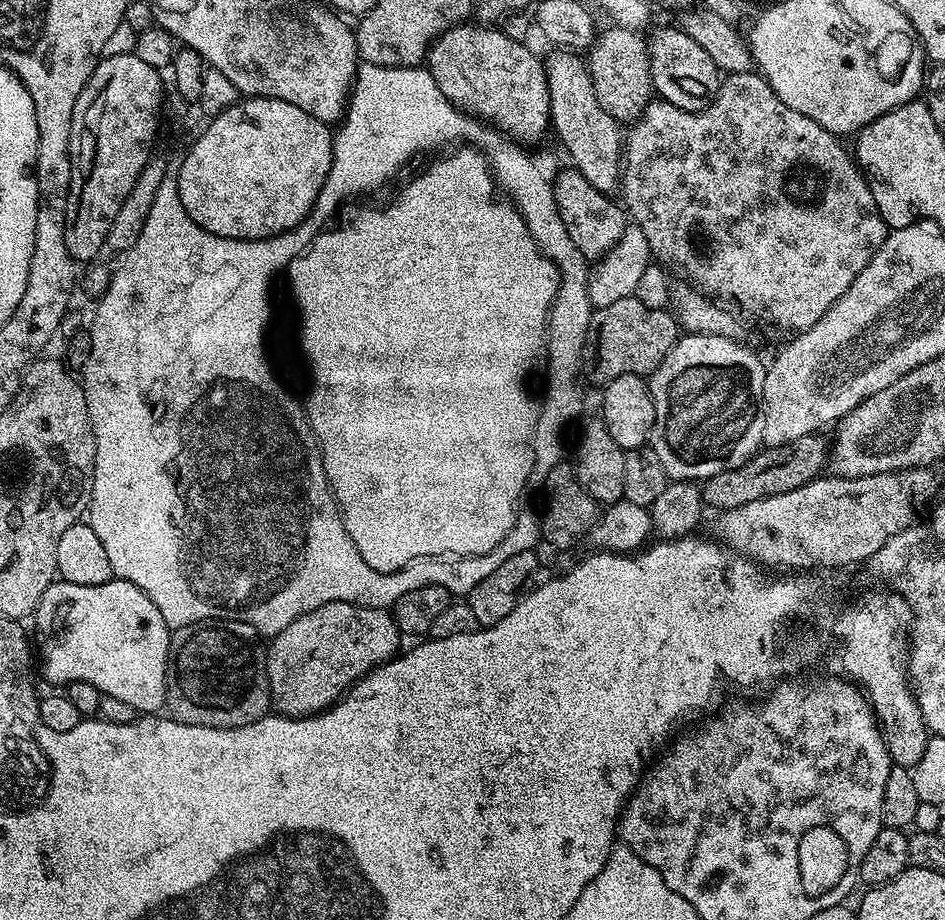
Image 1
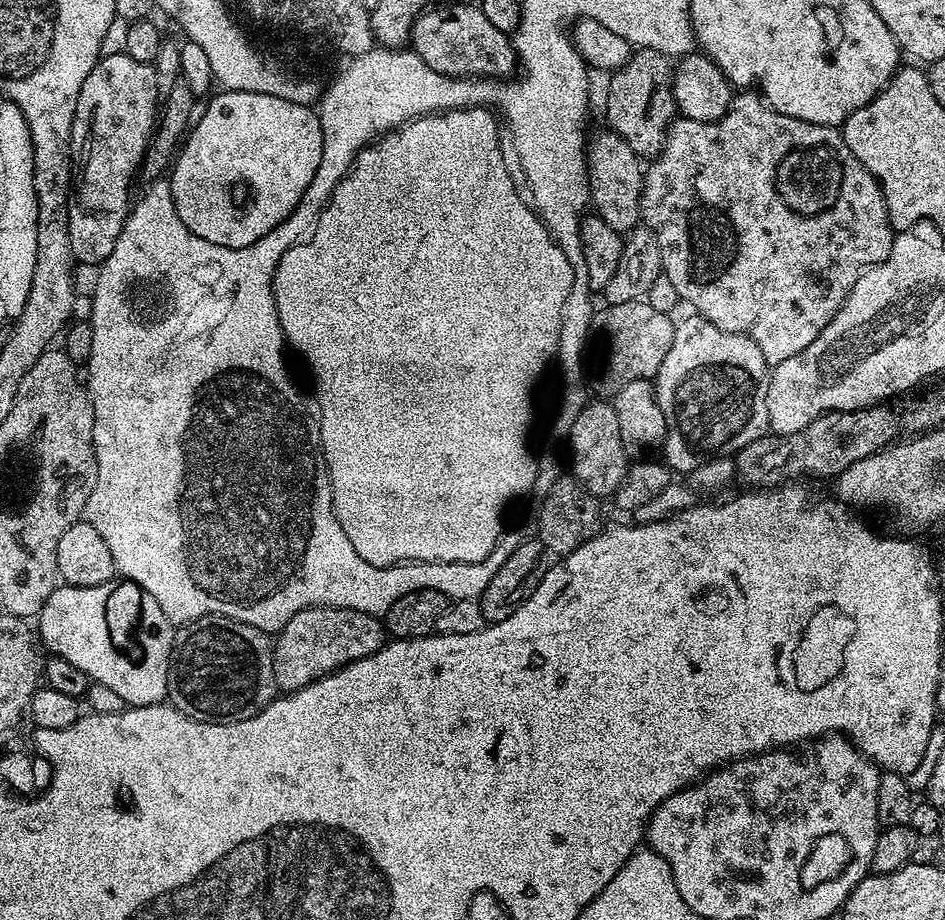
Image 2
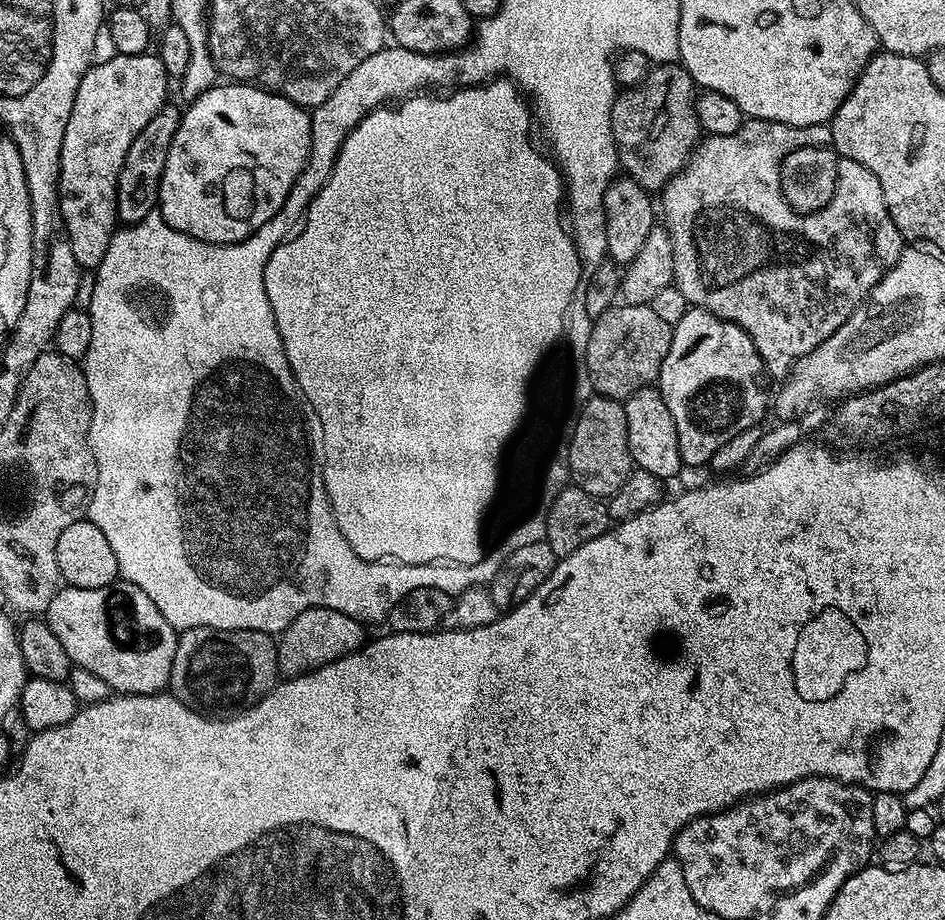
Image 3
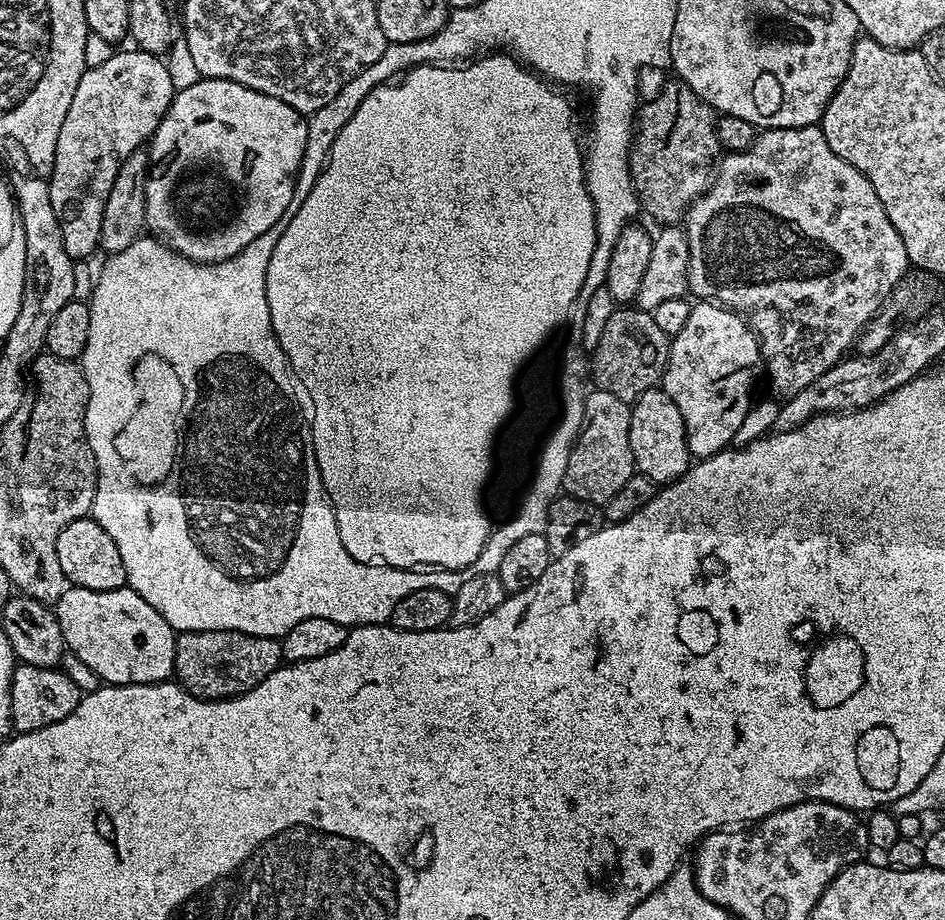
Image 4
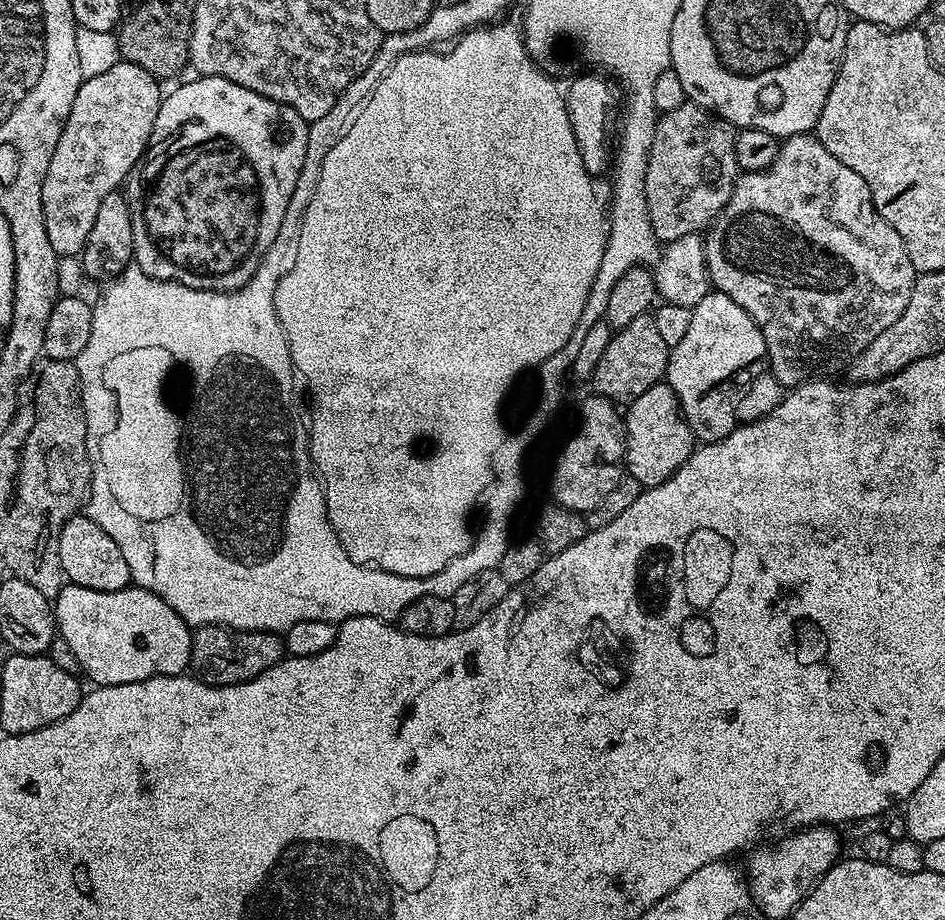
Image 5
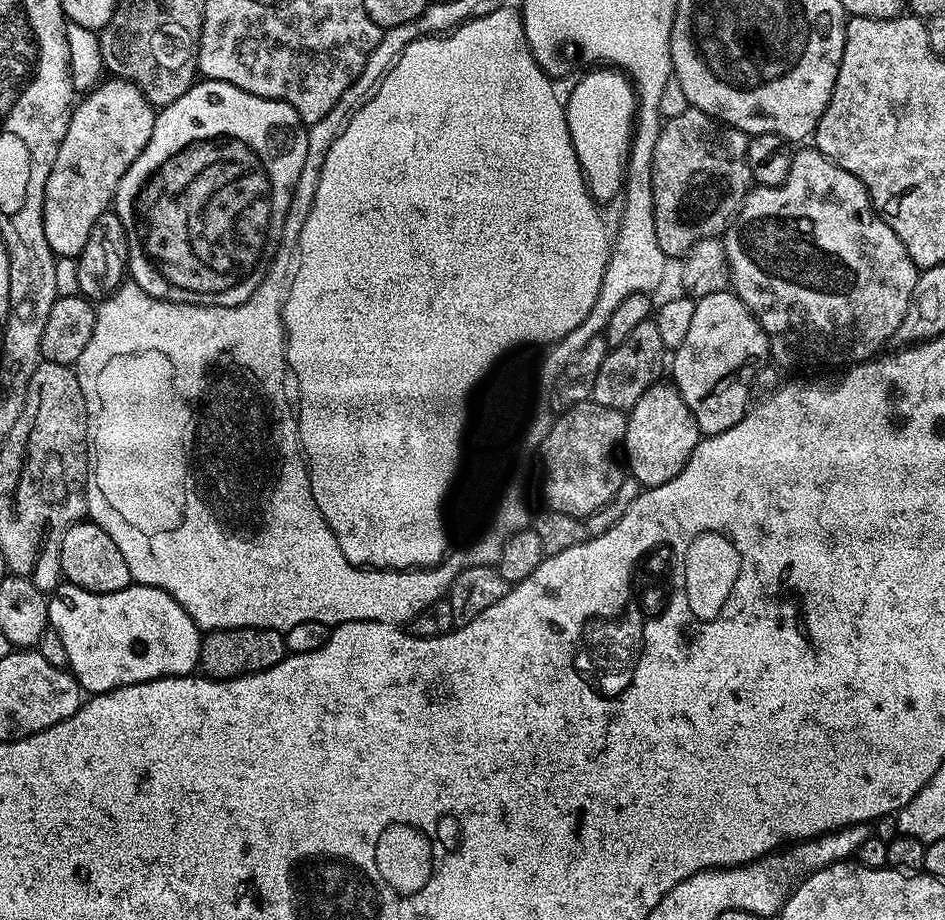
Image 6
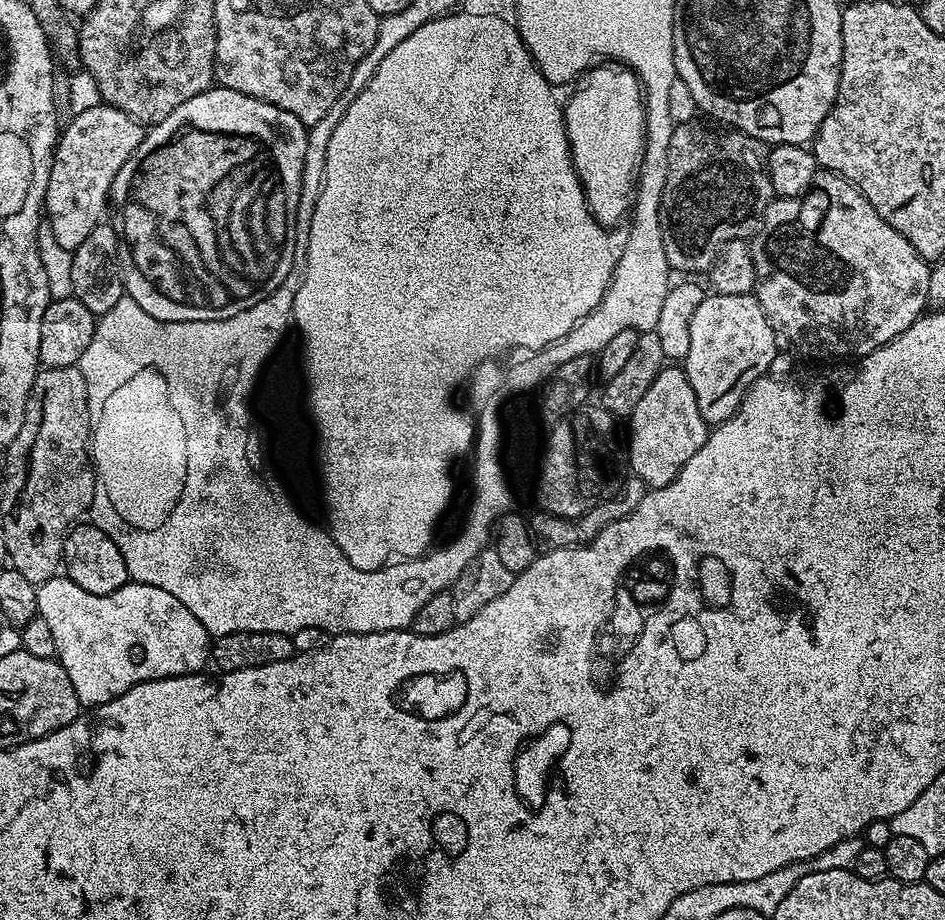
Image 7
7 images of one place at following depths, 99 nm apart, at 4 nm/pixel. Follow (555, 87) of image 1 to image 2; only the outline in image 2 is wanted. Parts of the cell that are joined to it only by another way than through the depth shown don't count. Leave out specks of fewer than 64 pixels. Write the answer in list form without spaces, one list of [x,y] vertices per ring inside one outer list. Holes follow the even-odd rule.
[[[611,130],[589,141],[588,194],[593,211],[614,231],[627,234],[639,225],[641,190],[644,188],[644,166],[641,157],[632,151],[620,135]]]

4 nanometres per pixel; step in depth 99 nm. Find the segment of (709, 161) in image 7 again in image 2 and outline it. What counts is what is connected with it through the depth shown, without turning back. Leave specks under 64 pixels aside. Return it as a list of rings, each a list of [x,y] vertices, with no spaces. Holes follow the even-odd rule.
[[[636,48],[629,60],[619,69],[611,73],[612,81],[608,84],[608,124],[611,131],[616,132],[641,158],[655,158],[664,149],[668,137],[668,129],[672,121],[677,119],[678,109],[672,93],[674,64],[669,57],[663,56],[653,48]]]

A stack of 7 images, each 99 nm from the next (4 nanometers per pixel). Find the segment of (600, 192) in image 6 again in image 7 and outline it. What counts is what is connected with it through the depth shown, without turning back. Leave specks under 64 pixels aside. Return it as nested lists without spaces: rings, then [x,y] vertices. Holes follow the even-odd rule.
[[[624,66],[600,67],[593,67],[583,73],[582,79],[571,89],[572,97],[568,104],[566,100],[562,111],[564,129],[568,131],[568,144],[572,147],[572,165],[584,189],[588,208],[602,227],[612,230],[623,216],[625,219],[631,213],[634,203],[636,178],[640,175],[640,163],[644,157],[644,97],[635,72]]]

